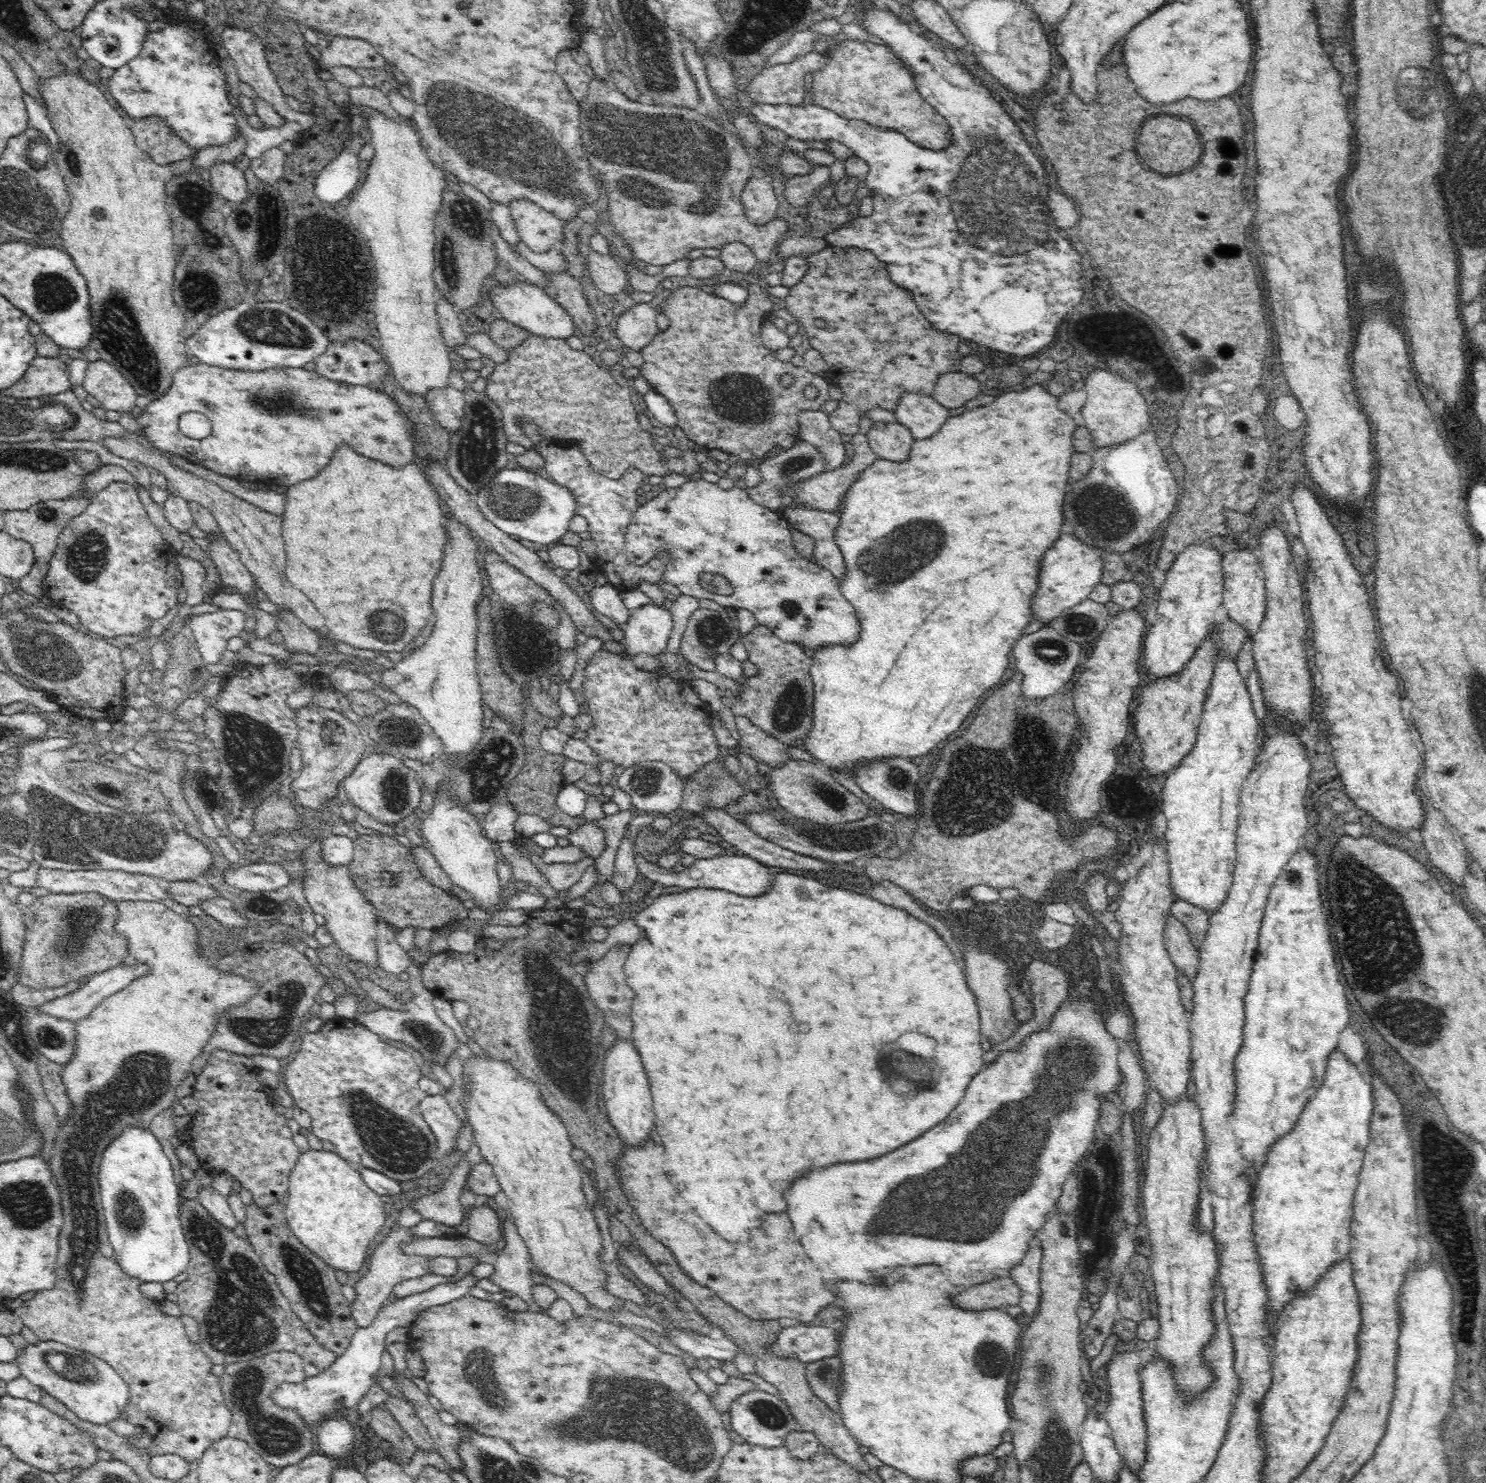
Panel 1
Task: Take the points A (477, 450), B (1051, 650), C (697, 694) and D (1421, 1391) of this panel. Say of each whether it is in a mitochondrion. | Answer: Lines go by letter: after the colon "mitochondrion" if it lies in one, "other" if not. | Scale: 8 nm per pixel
A: mitochondrion
B: mitochondrion
C: other
D: other

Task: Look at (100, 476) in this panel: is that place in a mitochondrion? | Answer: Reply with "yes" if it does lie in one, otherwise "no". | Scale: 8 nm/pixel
no

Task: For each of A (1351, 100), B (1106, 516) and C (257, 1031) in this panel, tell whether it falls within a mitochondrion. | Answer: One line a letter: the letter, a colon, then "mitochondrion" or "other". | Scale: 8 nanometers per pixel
A: other
B: mitochondrion
C: mitochondrion

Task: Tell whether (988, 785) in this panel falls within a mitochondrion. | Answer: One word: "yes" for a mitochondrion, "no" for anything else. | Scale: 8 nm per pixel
yes

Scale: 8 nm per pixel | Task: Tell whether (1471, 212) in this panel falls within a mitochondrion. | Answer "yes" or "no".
yes

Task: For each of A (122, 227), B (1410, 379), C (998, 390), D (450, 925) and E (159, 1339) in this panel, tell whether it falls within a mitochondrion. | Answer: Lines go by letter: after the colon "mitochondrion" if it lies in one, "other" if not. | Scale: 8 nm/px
A: other
B: other
C: other
D: other
E: other

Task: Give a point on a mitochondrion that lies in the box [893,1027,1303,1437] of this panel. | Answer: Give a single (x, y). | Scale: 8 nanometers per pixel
(993, 1361)

